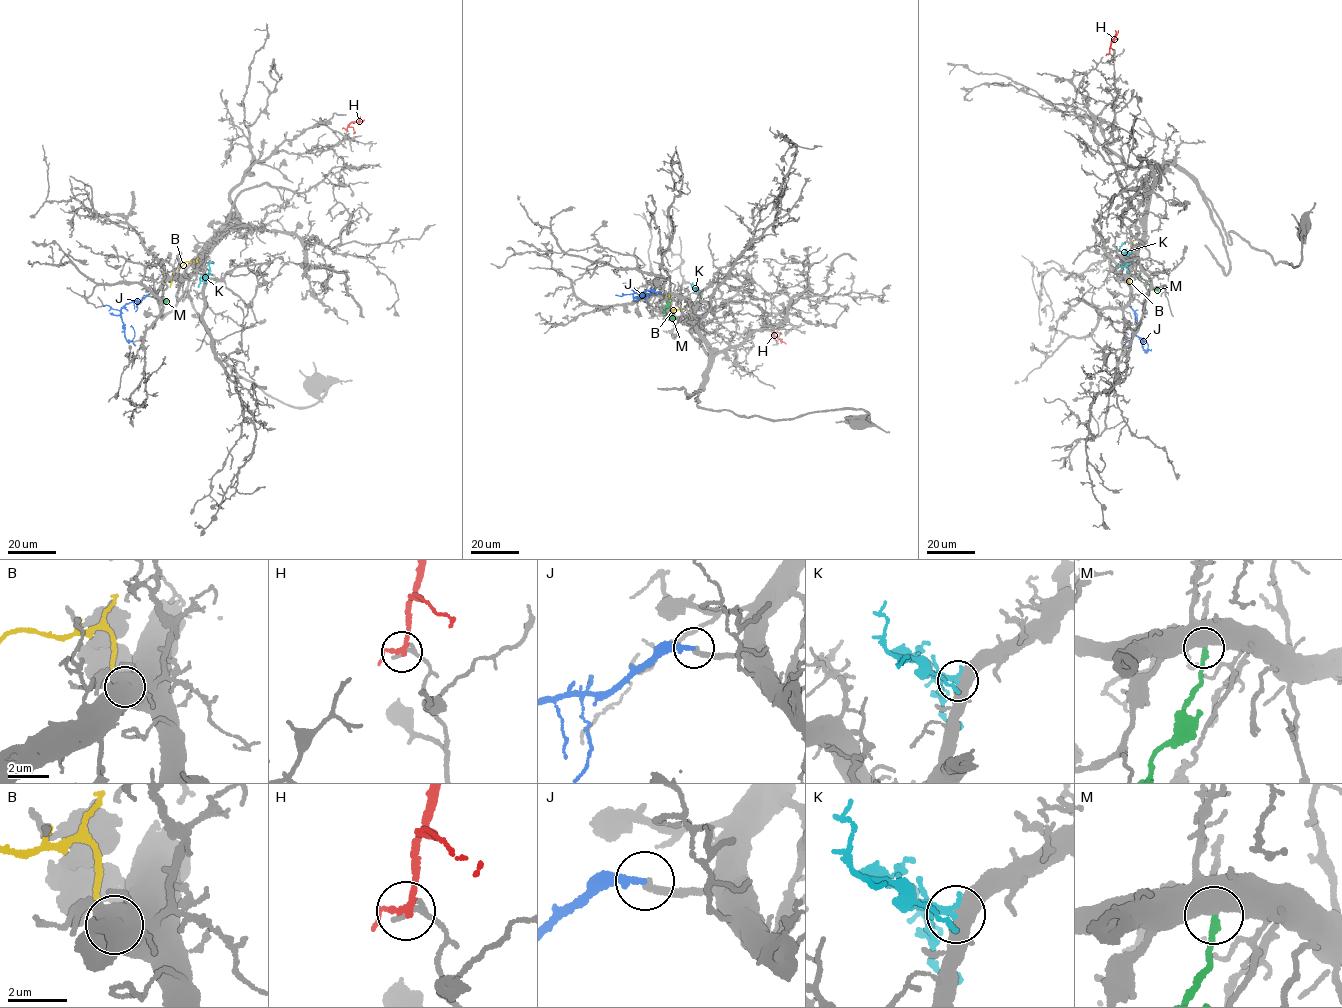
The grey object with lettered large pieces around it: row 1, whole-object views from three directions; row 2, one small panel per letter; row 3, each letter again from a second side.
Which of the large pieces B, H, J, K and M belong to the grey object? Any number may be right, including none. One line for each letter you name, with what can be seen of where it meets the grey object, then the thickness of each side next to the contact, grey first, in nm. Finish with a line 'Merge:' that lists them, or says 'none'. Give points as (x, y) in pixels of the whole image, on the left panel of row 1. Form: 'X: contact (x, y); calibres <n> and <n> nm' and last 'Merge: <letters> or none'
K: contact (209, 278); calibres 480 and 200 nm
M: contact (174, 278); calibres 800 and 240 nm
Merge: K, M

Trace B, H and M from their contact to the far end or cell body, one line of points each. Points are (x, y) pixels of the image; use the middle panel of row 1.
B: (690, 310), (669, 308), (670, 296)
H: (772, 329), (772, 333), (786, 343)
M: (670, 295), (664, 311), (675, 319)

